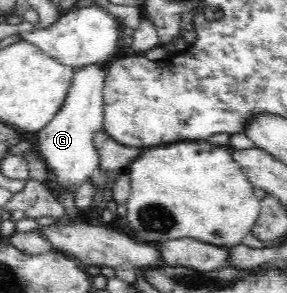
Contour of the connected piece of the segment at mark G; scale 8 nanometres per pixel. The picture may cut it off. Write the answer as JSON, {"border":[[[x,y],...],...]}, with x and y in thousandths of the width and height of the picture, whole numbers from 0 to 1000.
{"border":[[[341,212],[268,232],[216,365],[129,454],[132,519],[125,522],[160,553],[160,567],[181,587],[174,645],[195,669],[216,645],[240,645],[265,628],[279,638],[293,621],[314,618],[314,604],[348,580],[348,539],[324,491],[324,461],[341,447],[359,447],[369,256],[373,235],[362,235],[362,222],[341,222]]]}

